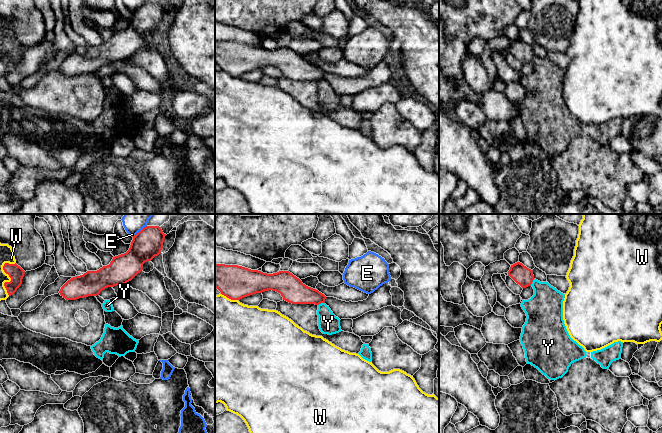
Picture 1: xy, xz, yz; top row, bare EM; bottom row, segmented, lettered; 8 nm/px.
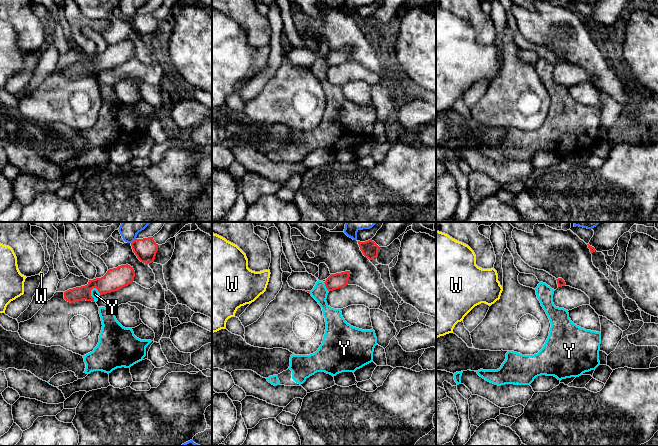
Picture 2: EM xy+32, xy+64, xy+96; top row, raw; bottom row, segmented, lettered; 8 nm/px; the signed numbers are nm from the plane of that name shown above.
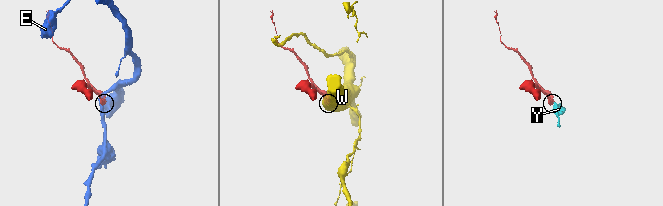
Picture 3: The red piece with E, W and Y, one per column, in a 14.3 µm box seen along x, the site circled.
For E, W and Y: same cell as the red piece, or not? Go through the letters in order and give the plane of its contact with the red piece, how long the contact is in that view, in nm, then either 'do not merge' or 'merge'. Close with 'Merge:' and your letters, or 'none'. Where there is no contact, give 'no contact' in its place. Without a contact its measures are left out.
E: meets red in xy; contact 150 nm long; do not merge
W: meets red in xy; contact 280 nm long; do not merge
Y: meets red in xz; contact 60 nm long; do not merge
Merge: none

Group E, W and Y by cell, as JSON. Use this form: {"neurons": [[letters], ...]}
{"neurons": [["E"], ["W"], ["Y"]]}

